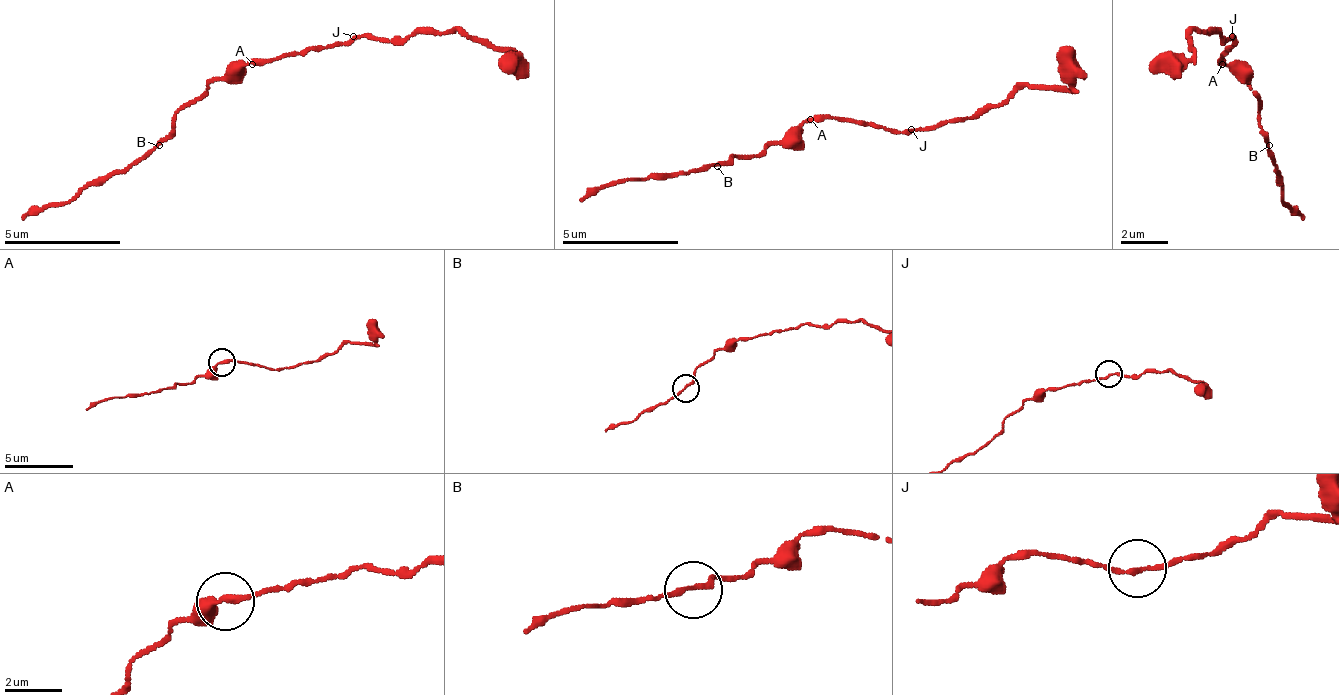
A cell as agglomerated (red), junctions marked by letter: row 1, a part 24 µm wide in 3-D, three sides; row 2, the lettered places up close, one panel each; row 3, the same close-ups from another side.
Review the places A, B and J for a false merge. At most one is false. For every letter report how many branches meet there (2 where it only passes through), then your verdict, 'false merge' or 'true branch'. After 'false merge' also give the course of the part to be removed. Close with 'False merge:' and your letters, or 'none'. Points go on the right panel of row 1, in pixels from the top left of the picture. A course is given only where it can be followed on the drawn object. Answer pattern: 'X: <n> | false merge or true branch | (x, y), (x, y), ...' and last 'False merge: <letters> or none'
A: 2 | true branch
B: 2 | true branch
J: 2 | false merge | (1234, 34), (1193, 40), (1181, 58), (1152, 75)
False merge: J

